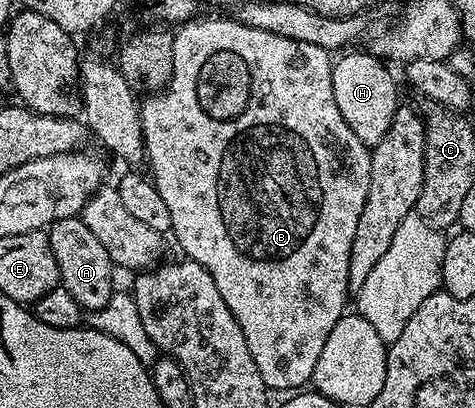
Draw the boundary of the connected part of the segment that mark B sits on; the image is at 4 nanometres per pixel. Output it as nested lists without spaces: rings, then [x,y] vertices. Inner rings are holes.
[[[198,16],[198,17],[196,17],[196,18],[194,18],[194,19],[192,19],[192,20],[190,20],[190,21],[187,21],[187,22],[182,22],[182,23],[180,23],[180,25],[178,25],[178,26],[177,26],[177,27],[176,27],[176,30],[175,30],[175,33],[174,33],[174,34],[173,34],[173,75],[172,75],[172,76],[171,76],[171,80],[170,80],[170,81],[169,81],[169,84],[168,84],[168,87],[167,87],[167,88],[166,88],[166,89],[164,89],[164,90],[162,90],[162,91],[160,91],[160,92],[158,92],[158,93],[155,93],[155,94],[150,94],[150,95],[148,95],[148,97],[146,97],[146,98],[145,98],[145,99],[144,99],[144,101],[142,101],[142,102],[141,102],[141,103],[140,103],[140,106],[139,106],[139,109],[140,109],[140,111],[141,111],[141,131],[142,131],[142,132],[143,132],[143,140],[144,140],[144,141],[145,141],[145,158],[146,158],[146,159],[147,159],[147,163],[148,163],[148,162],[149,162],[149,166],[150,166],[150,168],[151,168],[151,169],[153,169],[153,171],[151,171],[151,177],[152,177],[152,180],[153,180],[153,183],[154,183],[154,184],[155,184],[155,188],[159,188],[159,196],[163,196],[163,201],[164,201],[164,202],[166,202],[166,204],[167,204],[167,208],[168,208],[168,209],[169,209],[169,211],[171,211],[171,224],[172,224],[172,225],[173,225],[173,228],[172,228],[172,231],[171,231],[171,234],[172,234],[172,237],[173,237],[173,236],[175,236],[175,237],[177,237],[177,242],[178,242],[178,244],[179,244],[179,245],[181,245],[181,250],[182,250],[182,251],[181,251],[181,252],[180,252],[180,253],[181,253],[181,254],[182,254],[182,255],[184,255],[184,257],[187,257],[187,258],[189,258],[189,259],[190,259],[190,260],[191,260],[191,261],[192,261],[192,262],[198,262],[198,263],[199,263],[199,264],[200,264],[200,266],[202,266],[202,267],[203,267],[203,268],[207,268],[207,272],[211,272],[211,280],[215,280],[215,288],[219,288],[219,296],[223,296],[223,304],[227,304],[227,308],[231,308],[231,316],[235,316],[235,320],[236,320],[236,321],[237,321],[237,323],[238,323],[238,324],[239,324],[239,328],[243,328],[243,340],[247,340],[247,348],[251,348],[251,360],[255,360],[255,368],[259,368],[259,376],[263,376],[263,384],[264,384],[264,385],[265,385],[265,386],[267,386],[267,387],[269,387],[269,389],[270,389],[270,391],[273,391],[273,392],[277,392],[277,390],[289,390],[289,391],[285,391],[285,392],[293,392],[293,391],[296,391],[296,390],[297,390],[297,389],[298,389],[298,388],[301,388],[301,387],[304,387],[304,386],[301,386],[301,385],[303,385],[303,384],[304,384],[304,382],[305,382],[305,384],[306,384],[306,383],[308,383],[308,382],[309,382],[309,381],[310,381],[310,378],[311,378],[311,376],[312,376],[312,373],[313,373],[313,371],[314,371],[314,370],[315,370],[315,364],[317,364],[317,363],[318,363],[318,359],[319,359],[319,356],[320,356],[320,355],[322,355],[322,351],[323,351],[323,344],[325,344],[325,343],[326,343],[326,341],[327,341],[327,336],[329,336],[329,335],[330,335],[330,333],[331,333],[331,328],[334,328],[334,327],[335,327],[335,324],[336,324],[336,322],[337,322],[337,321],[339,321],[339,320],[340,320],[340,318],[341,318],[341,317],[343,317],[343,316],[345,316],[345,315],[346,315],[346,313],[347,313],[347,307],[345,307],[345,305],[347,305],[347,304],[348,304],[348,302],[349,302],[349,305],[350,305],[350,302],[351,302],[351,291],[350,291],[350,289],[349,289],[349,277],[348,277],[348,276],[347,276],[347,264],[351,264],[351,240],[355,240],[355,227],[356,227],[356,226],[357,226],[357,225],[359,225],[359,216],[360,216],[360,215],[361,215],[361,214],[362,214],[362,212],[363,212],[363,204],[364,204],[364,203],[365,203],[365,201],[366,201],[366,200],[367,200],[367,188],[368,188],[368,187],[369,187],[369,185],[370,185],[370,184],[371,184],[371,150],[370,150],[370,147],[368,147],[368,146],[365,146],[365,145],[364,145],[364,144],[363,144],[363,140],[359,140],[359,136],[355,136],[355,132],[351,132],[351,128],[350,128],[350,126],[348,126],[348,125],[347,125],[347,120],[343,120],[343,112],[339,112],[339,104],[337,104],[337,103],[336,103],[336,102],[335,102],[335,95],[334,95],[334,89],[333,89],[333,87],[332,87],[332,70],[333,70],[333,65],[334,65],[334,59],[333,59],[333,58],[332,58],[332,57],[331,57],[331,54],[330,54],[330,51],[328,51],[328,50],[324,50],[324,49],[323,49],[323,48],[319,48],[319,47],[318,47],[318,46],[316,46],[316,45],[315,45],[315,44],[307,44],[307,43],[306,43],[306,42],[300,42],[300,41],[299,41],[299,40],[291,40],[291,39],[290,39],[290,38],[288,38],[288,37],[287,37],[287,36],[279,36],[279,35],[278,35],[278,34],[276,34],[276,33],[275,33],[275,32],[267,32],[267,31],[266,31],[266,30],[264,30],[264,29],[263,29],[263,28],[251,28],[251,27],[250,27],[250,26],[248,26],[248,25],[247,25],[247,24],[243,24],[243,23],[242,23],[242,22],[238,22],[238,21],[237,21],[237,19],[236,19],[236,17],[233,17],[233,16],[229,16],[229,18],[204,18],[204,16]]]

